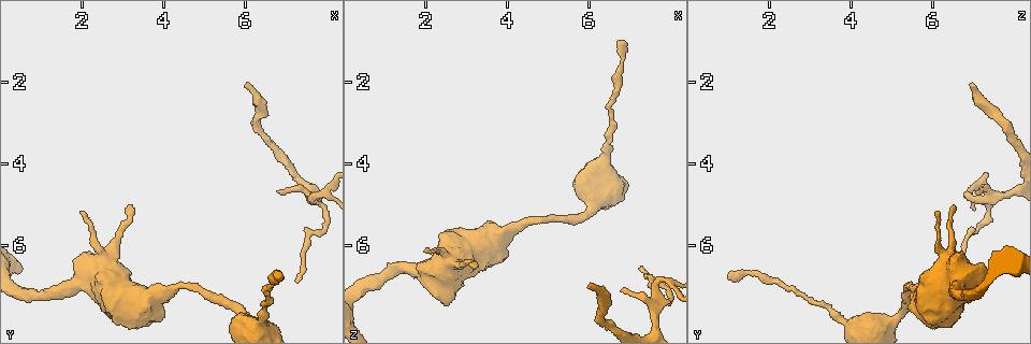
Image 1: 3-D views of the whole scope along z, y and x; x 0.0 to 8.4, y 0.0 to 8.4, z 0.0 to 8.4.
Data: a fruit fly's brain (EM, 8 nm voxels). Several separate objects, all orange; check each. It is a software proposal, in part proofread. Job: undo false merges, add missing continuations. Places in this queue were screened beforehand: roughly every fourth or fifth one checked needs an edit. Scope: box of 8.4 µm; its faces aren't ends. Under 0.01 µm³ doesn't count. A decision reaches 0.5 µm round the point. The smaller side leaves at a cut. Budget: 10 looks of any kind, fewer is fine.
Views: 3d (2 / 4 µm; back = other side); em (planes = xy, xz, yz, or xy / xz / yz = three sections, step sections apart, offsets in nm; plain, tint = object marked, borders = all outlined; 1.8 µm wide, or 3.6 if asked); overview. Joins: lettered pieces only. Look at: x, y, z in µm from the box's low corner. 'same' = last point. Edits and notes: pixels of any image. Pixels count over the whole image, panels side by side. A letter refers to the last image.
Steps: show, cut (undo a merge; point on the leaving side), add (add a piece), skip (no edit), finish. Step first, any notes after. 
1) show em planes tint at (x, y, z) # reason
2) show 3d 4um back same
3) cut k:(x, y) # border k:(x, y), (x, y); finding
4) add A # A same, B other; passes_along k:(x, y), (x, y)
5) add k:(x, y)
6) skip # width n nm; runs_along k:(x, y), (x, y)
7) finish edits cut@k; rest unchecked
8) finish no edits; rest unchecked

show 3d 4um at (6.35, 7.80, 3.85) # abrupt turn

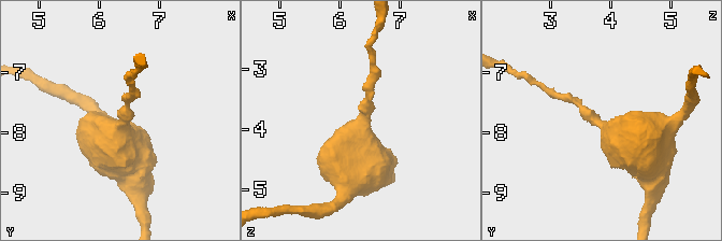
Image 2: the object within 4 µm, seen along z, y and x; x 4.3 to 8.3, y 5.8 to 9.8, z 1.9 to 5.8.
show em planes plain at (6.40, 7.85, 3.80) # need the tissue

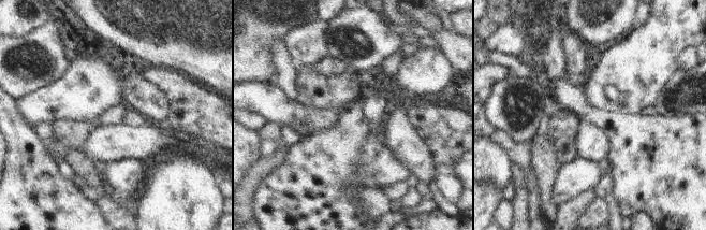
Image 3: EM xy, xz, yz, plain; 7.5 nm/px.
show em planes borders same

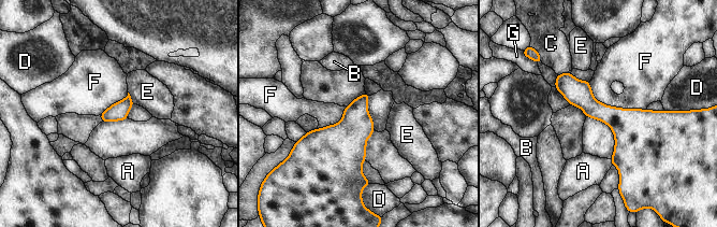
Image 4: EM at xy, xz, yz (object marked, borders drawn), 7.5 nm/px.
skip # longest_contact F 480 nm; A other, B other, C other, D other, E other, F other, G other; border 4:(588, 82), (602, 103), (646, 109); one neuron here

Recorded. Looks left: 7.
show 3d 4um back at (1.85, 6.35, 6.40) # thick end

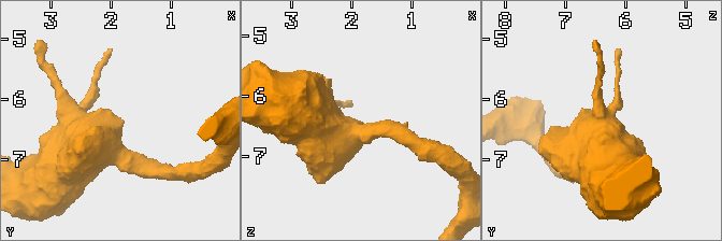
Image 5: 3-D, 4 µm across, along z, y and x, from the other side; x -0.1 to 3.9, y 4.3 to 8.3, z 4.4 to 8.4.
show em 3.6um xy step 8 borders at (1.90, 6.30, 6.45)

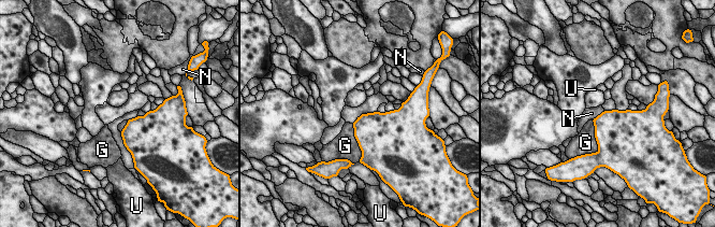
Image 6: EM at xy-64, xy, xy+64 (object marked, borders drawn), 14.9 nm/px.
skip # longest_contact G 480 nm; G other, N other, U other; border 6:(604, 111), (593, 119); none of them fits

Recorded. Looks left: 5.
show em xz step 4 borders at (6.85, 4.70, 7.10) # branch stops here

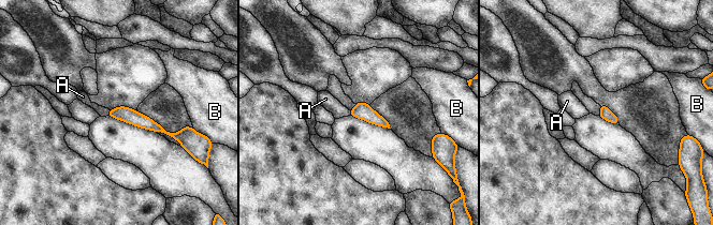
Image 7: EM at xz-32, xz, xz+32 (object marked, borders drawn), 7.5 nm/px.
add A # A same, B other; passes_along 7:(124, 114), (108, 113), (83, 96); it goes on there

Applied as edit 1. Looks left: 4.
finish edits add@7; rest unchecked

